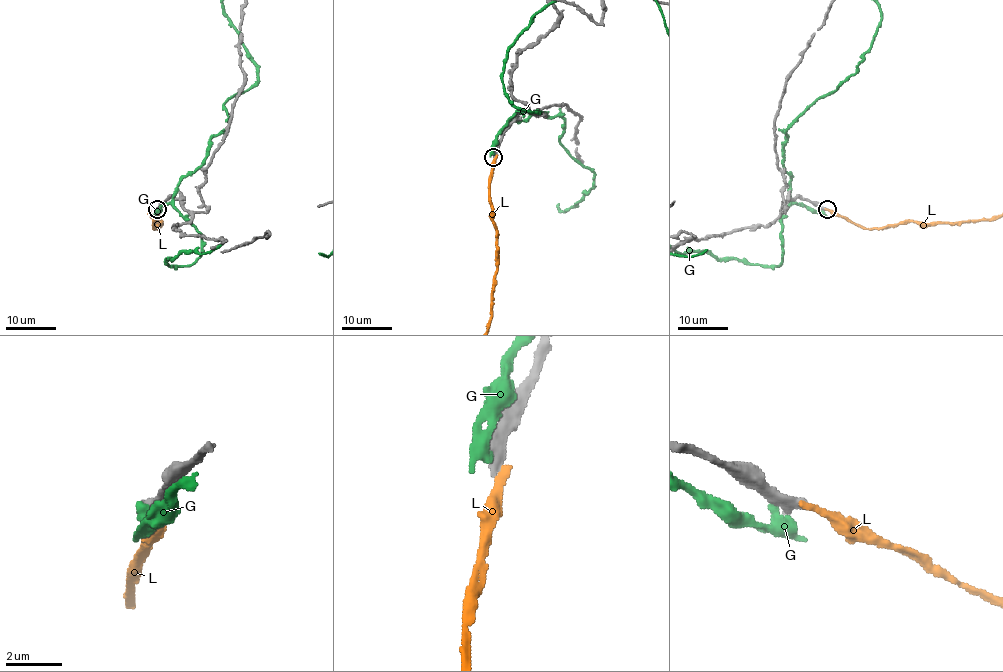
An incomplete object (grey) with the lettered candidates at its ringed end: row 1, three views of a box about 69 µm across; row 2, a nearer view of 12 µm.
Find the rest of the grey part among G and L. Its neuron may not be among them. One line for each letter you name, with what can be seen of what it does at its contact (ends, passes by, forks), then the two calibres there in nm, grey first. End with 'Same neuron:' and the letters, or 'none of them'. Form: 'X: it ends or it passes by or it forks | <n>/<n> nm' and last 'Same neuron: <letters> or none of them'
Same neuron: none of them

